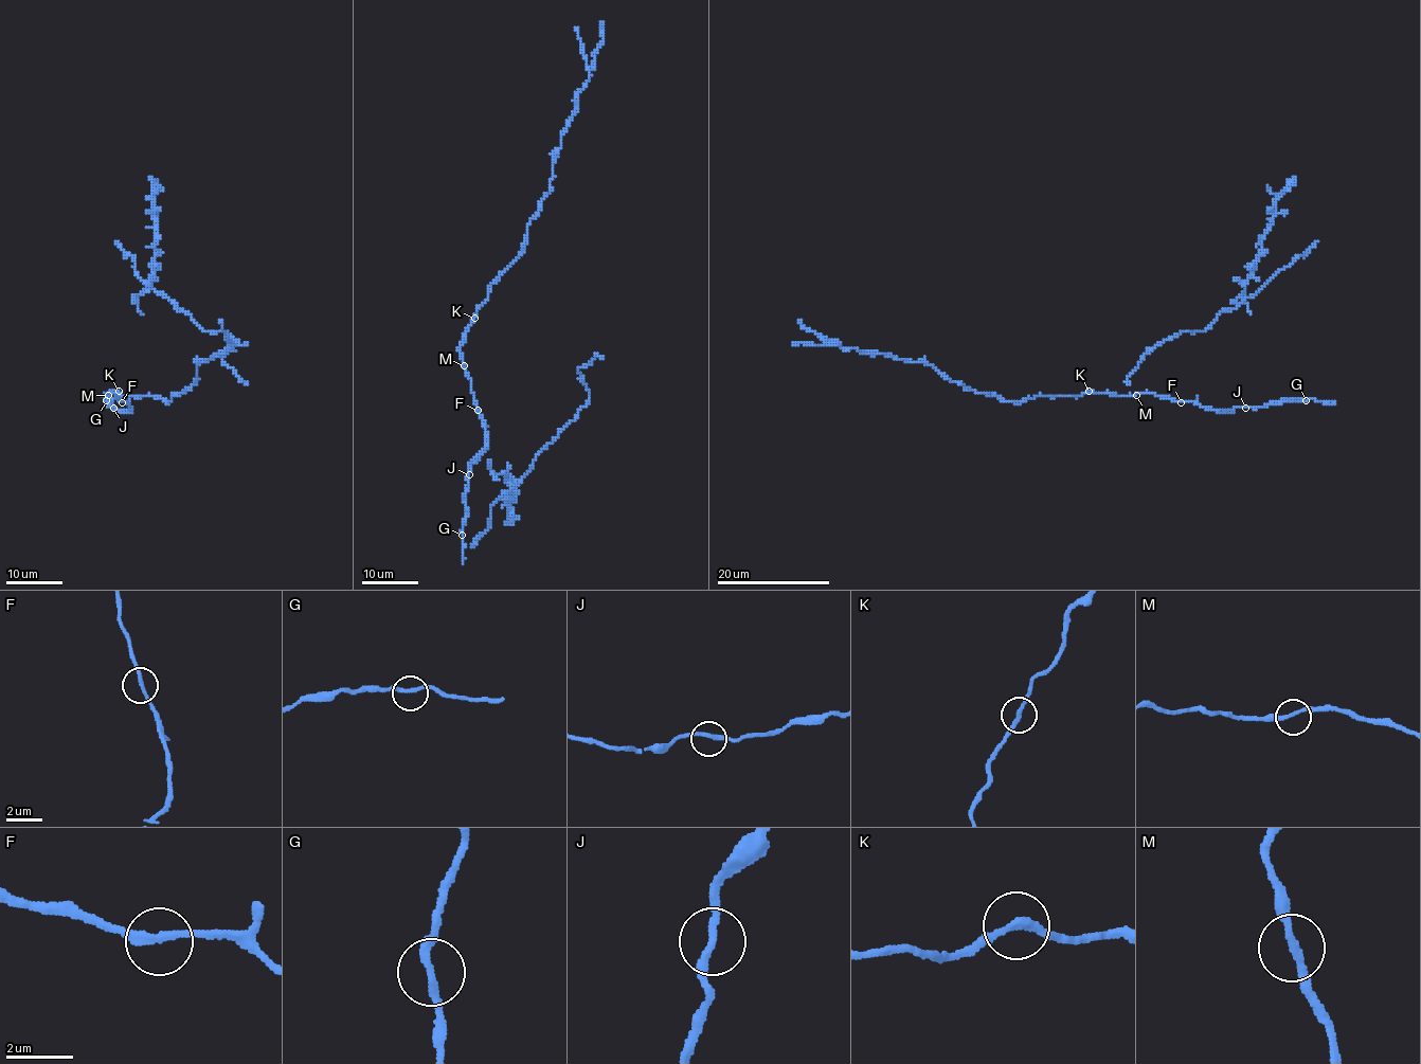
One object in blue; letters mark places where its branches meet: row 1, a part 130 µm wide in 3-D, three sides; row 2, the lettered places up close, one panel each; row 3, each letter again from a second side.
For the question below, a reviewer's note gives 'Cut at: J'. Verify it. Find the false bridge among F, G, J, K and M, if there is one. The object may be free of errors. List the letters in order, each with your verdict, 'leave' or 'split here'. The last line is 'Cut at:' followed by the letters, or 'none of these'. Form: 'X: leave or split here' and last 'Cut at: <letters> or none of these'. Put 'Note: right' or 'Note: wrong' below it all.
F: leave
G: leave
J: leave
K: leave
M: leave
Cut at: none of these
Note: wrong

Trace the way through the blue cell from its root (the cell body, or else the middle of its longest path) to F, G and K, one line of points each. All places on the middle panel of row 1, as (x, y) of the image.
F: (465, 363), (478, 410)
G: (465, 363), (470, 391), (486, 430), (486, 448), (470, 465), (465, 494), (467, 516), (462, 535)
K: (465, 363), (460, 345), (474, 318)

